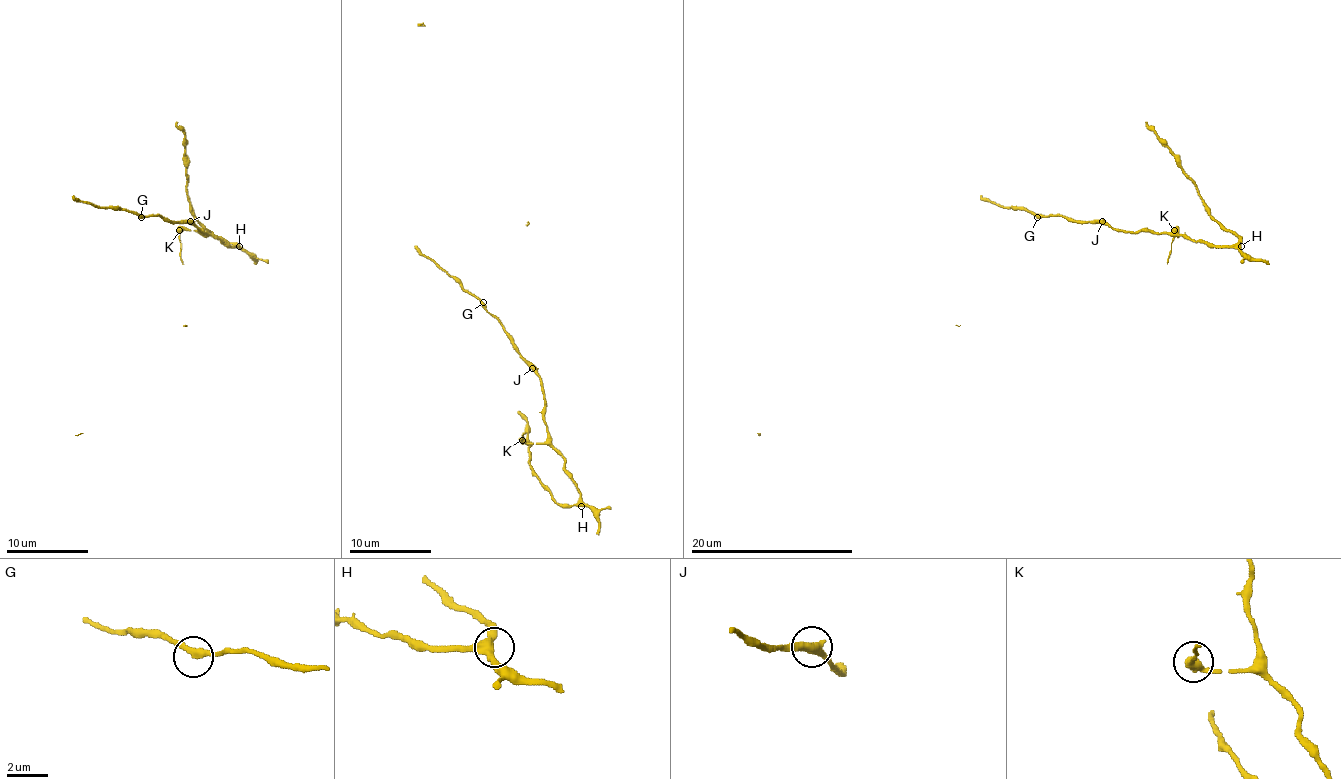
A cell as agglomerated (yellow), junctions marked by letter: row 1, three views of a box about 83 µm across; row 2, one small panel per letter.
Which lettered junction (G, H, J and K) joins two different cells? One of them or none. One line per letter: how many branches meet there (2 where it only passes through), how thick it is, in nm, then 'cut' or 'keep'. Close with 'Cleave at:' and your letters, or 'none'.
G: 2 | 320 nm | keep
H: 3 | 360 nm | keep
J: 2 | 440 nm | keep
K: 2 | 420 nm | cut
Cleave at: K

